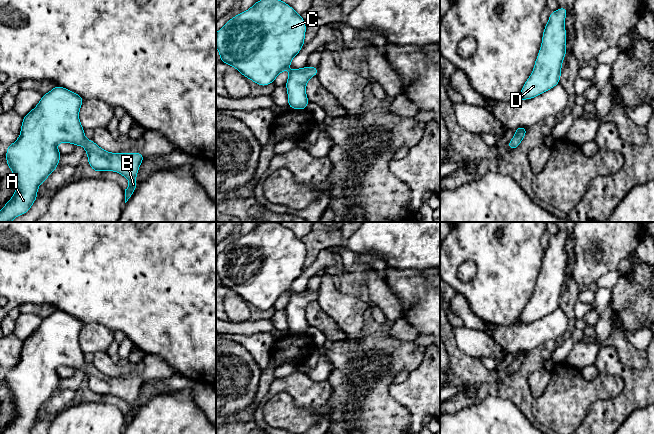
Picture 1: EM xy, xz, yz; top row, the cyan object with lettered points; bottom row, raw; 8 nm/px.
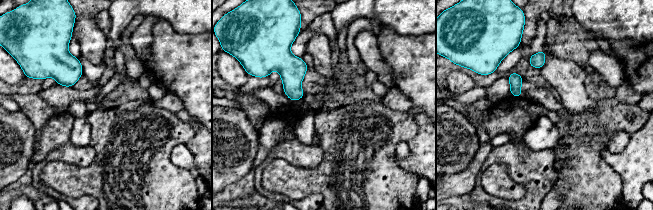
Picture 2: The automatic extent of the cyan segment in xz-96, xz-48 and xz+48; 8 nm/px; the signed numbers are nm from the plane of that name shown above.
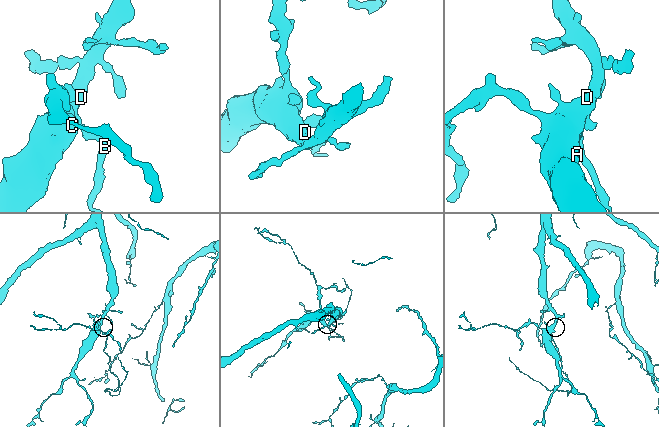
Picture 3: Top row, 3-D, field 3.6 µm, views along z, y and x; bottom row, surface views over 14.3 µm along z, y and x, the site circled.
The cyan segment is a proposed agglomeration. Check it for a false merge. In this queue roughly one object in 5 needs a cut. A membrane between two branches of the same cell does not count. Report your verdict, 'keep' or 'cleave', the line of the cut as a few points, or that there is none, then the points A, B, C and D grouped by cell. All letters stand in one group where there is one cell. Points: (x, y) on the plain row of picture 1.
keep; no cut; A B C D

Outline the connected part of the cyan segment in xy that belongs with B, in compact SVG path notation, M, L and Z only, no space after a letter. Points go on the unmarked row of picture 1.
M56 309L51 315L43 318L40 326L23 341L19 362L6 375L6 387L12 394L16 415L1 434L30 434L37 421L39 409L58 392L62 378L57 374L60 366L83 370L88 380L88 388L94 396L114 395L123 399L130 406L125 413L125 427L135 416L138 405L135 403L143 377L111 377L103 374L95 366L87 364L84 352L79 345L79 334L84 323L62 310Z

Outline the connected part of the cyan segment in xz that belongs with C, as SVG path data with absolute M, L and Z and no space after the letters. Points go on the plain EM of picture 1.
M264 222L243 237L228 244L216 257L216 271L220 278L220 285L236 292L244 301L249 302L260 310L268 310L284 294L289 295L285 308L288 318L288 331L292 333L307 333L309 324L306 320L306 308L312 300L317 300L319 293L304 291L292 294L289 292L291 284L300 276L304 269L306 248L301 239L280 223Z

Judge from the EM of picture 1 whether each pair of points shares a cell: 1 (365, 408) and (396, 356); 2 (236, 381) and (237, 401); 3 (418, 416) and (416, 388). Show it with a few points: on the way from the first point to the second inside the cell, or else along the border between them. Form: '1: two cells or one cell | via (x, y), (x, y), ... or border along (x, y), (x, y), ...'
1: one cell | via (365, 395), (380, 378), (380, 372), (383, 369)
2: one cell | via (236, 386), (236, 396)
3: one cell | via (418, 409), (418, 395)

